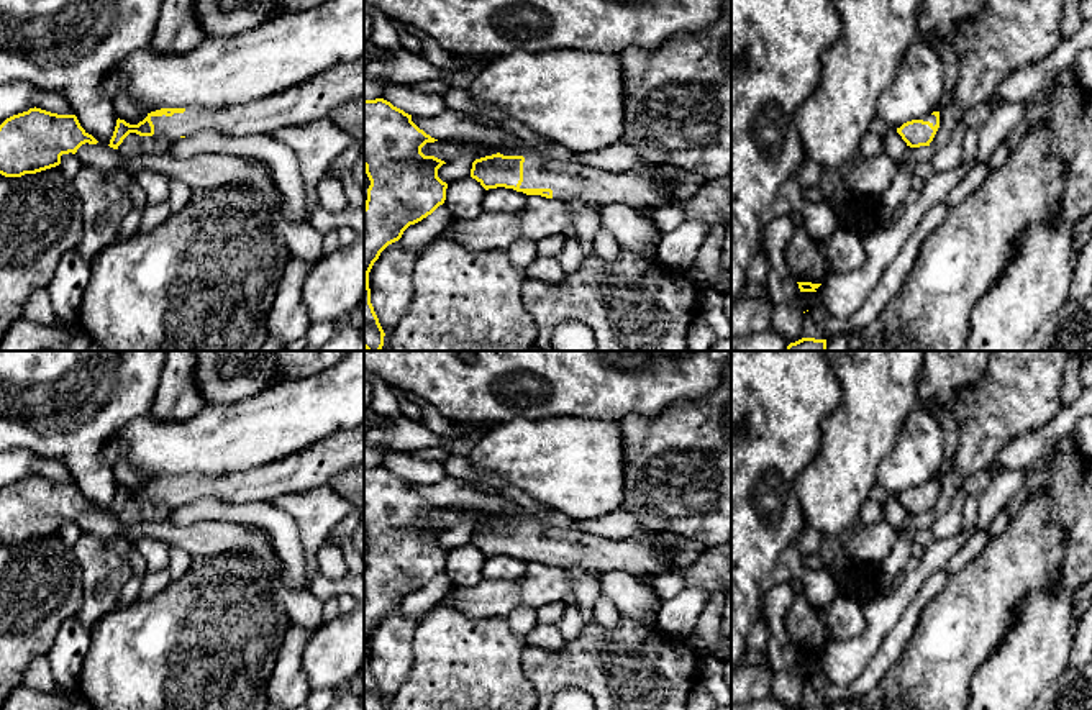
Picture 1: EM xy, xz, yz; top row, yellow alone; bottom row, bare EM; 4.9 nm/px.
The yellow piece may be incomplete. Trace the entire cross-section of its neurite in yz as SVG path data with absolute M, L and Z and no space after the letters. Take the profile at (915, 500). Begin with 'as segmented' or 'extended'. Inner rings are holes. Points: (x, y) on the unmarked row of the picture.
extended | M940 479L912 487L897 495L897 500L910 515L930 513L940 495Z

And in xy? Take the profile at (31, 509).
as segmented | M30 476L0 492L0 541L21 544L56 535L62 521L75 521L85 510L98 508L80 494L75 482Z

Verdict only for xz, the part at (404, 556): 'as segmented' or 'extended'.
as segmented

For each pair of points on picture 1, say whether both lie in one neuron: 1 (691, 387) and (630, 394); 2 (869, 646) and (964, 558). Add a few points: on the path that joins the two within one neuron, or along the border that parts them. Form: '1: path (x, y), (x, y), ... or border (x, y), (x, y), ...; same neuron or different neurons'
1: path (676, 387), (645, 387); same neuron
2: border (969, 537), (943, 566); different neurons

